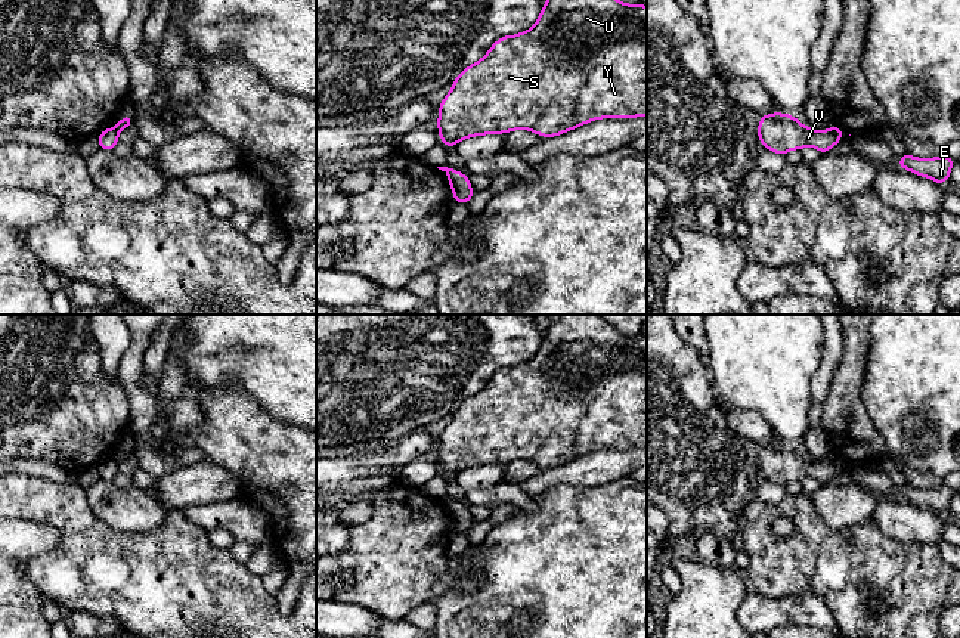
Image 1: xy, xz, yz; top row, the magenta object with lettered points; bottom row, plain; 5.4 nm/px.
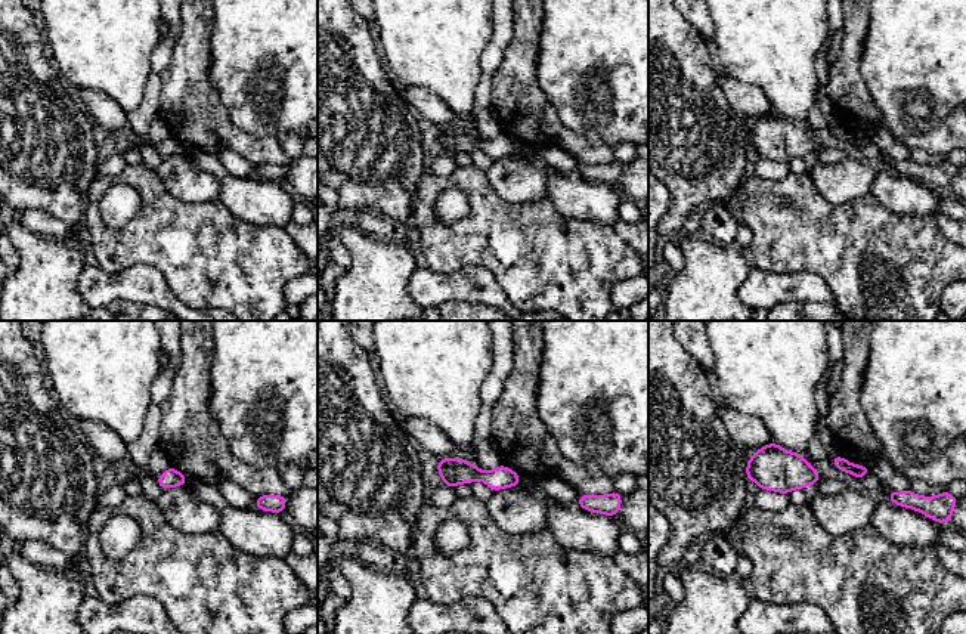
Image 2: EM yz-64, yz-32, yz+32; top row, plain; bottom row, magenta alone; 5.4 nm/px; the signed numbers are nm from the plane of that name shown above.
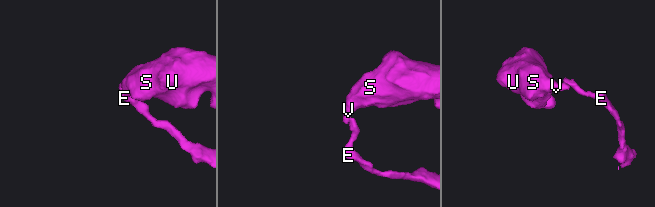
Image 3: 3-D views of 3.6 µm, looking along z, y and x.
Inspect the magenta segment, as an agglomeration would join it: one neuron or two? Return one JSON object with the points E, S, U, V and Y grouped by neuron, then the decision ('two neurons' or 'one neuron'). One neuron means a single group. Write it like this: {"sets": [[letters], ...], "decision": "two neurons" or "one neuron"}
{"sets": [["E"], ["S", "U", "V", "Y"]], "decision": "two neurons"}

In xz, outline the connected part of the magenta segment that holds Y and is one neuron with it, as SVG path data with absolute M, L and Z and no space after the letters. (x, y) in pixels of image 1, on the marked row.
M546 0L530 30L496 40L479 62L458 74L437 115L437 130L446 148L471 136L526 128L542 137L554 137L592 120L645 117L647 7L619 0Z

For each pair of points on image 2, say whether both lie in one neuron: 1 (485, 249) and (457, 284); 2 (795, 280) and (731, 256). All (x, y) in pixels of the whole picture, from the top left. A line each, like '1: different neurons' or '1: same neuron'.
1: different neurons
2: different neurons

